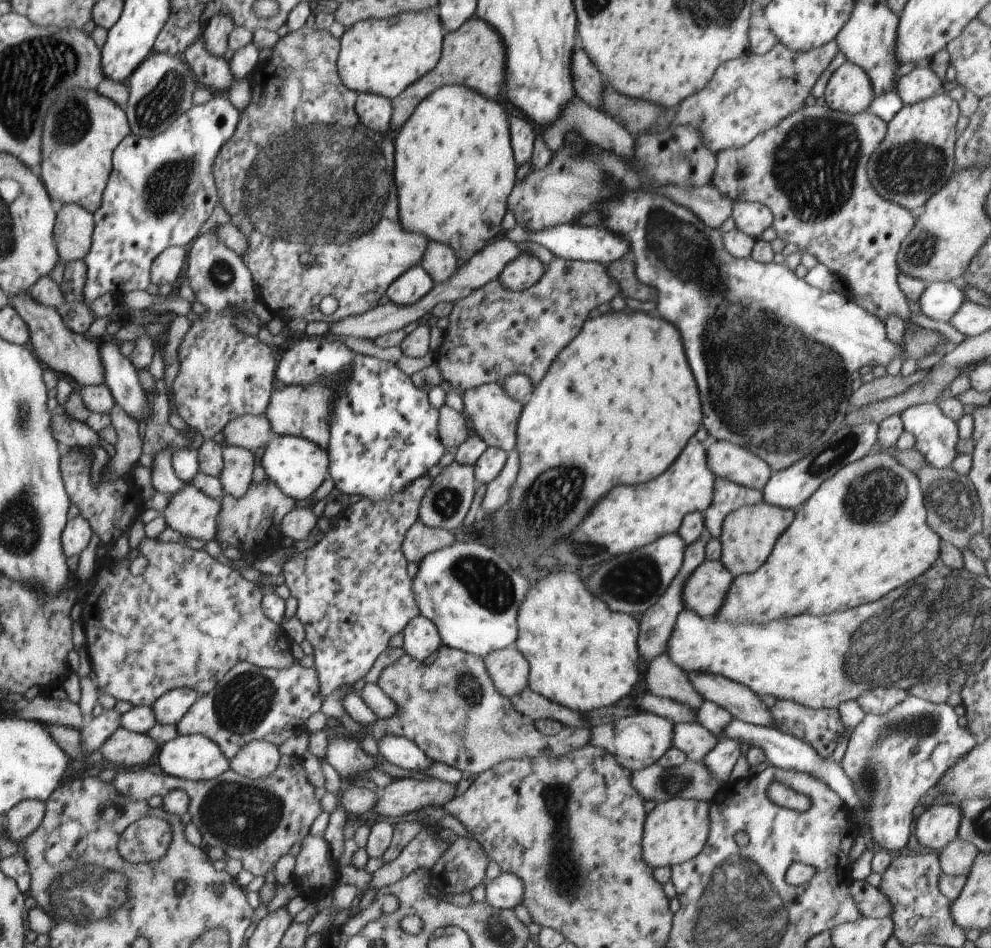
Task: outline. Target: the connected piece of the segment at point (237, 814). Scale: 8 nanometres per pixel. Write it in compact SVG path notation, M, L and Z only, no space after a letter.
M281 755L278 768L268 778L247 778L231 768L216 779L207 781L190 781L169 774L154 774L150 770L138 768L138 770L122 770L114 776L112 786L116 792L124 798L147 801L152 796L166 796L172 790L182 790L190 798L189 813L191 822L198 828L207 847L220 848L230 858L236 858L242 862L244 870L252 872L256 876L266 876L276 866L282 856L285 856L296 842L302 841L308 835L314 820L322 813L320 800L316 799L315 789L306 776L303 765L303 757Z

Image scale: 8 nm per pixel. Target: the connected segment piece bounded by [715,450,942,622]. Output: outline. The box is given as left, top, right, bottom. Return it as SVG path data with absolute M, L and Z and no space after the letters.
M871 450L864 458L854 461L851 465L841 469L832 478L825 480L820 488L804 502L804 506L795 511L792 524L789 524L788 528L780 534L774 548L772 548L772 552L770 552L764 564L756 569L755 573L733 576L732 584L726 592L724 602L720 606L720 610L715 613L716 620L718 622L724 622L724 620L726 622L770 622L774 618L784 618L784 616L794 616L794 614L804 614L804 612L814 614L814 616L822 616L822 614L830 614L830 612L836 612L836 610L856 608L864 602L874 602L874 600L886 596L886 592L911 584L915 578L924 574L938 560L941 541L940 536L932 530L931 526L928 526L924 495L915 473L910 472L887 452L875 453Z

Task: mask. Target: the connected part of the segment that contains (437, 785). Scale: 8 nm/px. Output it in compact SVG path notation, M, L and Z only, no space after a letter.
M432 778L430 781L395 779L382 791L374 811L380 816L402 816L423 806L446 806L454 796L457 784Z

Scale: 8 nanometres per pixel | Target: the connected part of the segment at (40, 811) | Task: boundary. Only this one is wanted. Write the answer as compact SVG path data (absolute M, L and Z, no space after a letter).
M36 799L23 800L4 814L8 836L21 849L21 843L40 828L45 815L45 803Z

